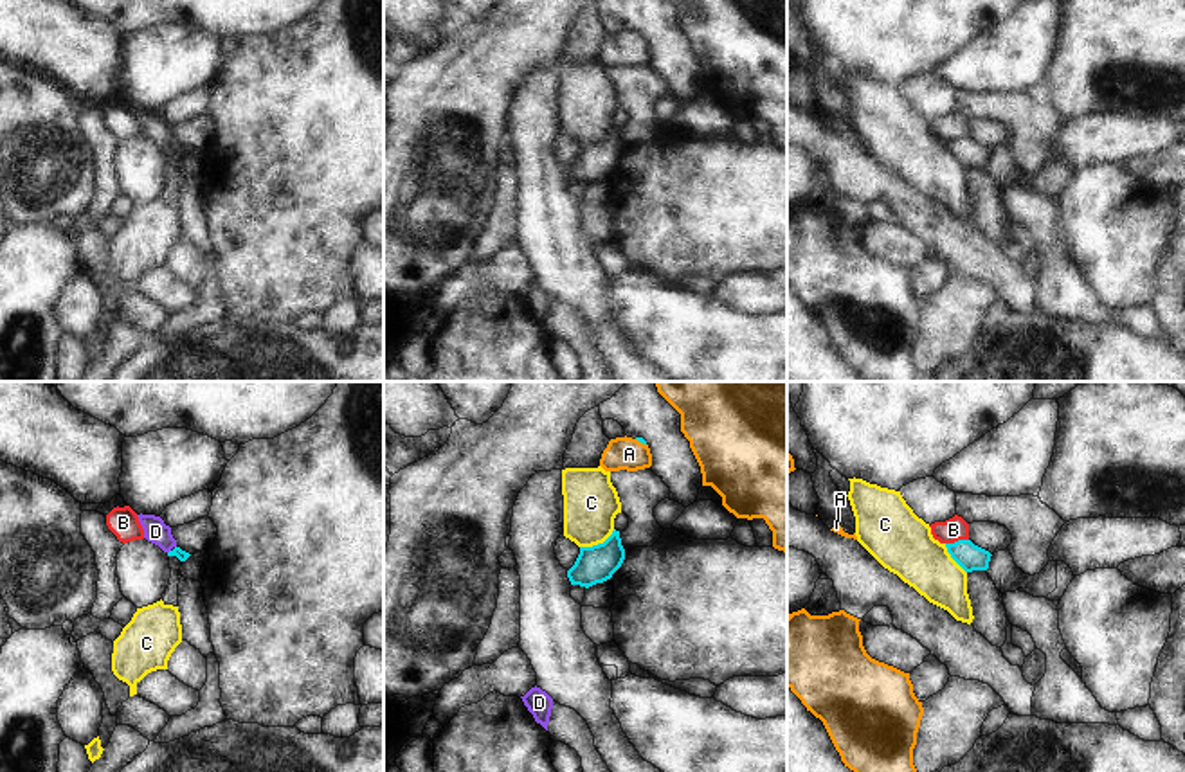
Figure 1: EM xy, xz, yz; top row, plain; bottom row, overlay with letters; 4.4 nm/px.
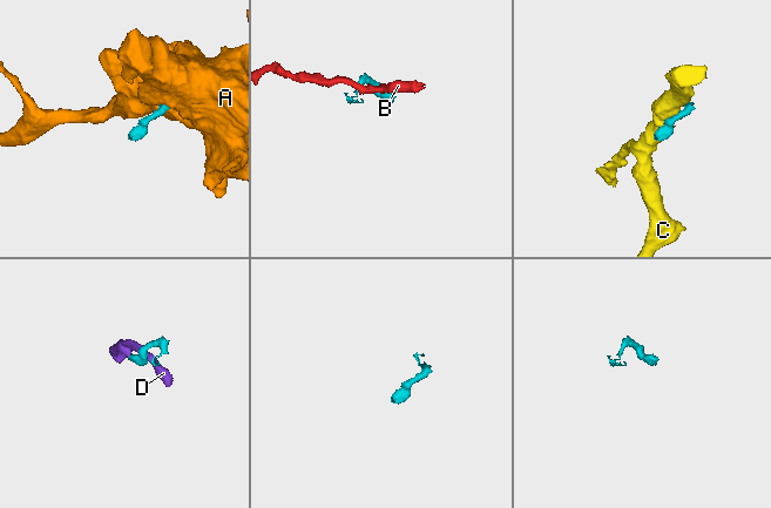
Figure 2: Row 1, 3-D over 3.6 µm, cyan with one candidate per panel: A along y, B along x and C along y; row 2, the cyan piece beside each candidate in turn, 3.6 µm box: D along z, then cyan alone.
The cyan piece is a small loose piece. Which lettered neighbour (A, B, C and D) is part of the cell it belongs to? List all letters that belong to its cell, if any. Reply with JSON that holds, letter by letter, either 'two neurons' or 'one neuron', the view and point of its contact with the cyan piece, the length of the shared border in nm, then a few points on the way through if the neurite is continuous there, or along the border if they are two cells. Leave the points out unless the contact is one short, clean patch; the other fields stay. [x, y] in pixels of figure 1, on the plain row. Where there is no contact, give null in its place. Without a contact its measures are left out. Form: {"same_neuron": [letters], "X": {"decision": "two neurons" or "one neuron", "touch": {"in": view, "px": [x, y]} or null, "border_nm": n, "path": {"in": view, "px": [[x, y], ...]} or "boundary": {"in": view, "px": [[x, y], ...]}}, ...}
{"same_neuron": ["D"], "A": {"decision": "two neurons", "touch": {"in": "xz", "px": [642, 38]}, "border_nm": 60, "boundary": {"in": "xz", "px": [[636, 35], [645, 42]]}}, "B": {"decision": "two neurons", "touch": {"in": "yz", "px": [958, 137]}, "border_nm": 110, "boundary": {"in": "yz", "px": [[967, 135], [946, 141]]}}, "C": {"decision": "two neurons", "touch": {"in": "xz", "px": [598, 141]}, "border_nm": 180, "boundary": {"in": "xz", "px": [[615, 126], [602, 139], [580, 144]]}}, "D": {"decision": "one neuron", "touch": null}}

